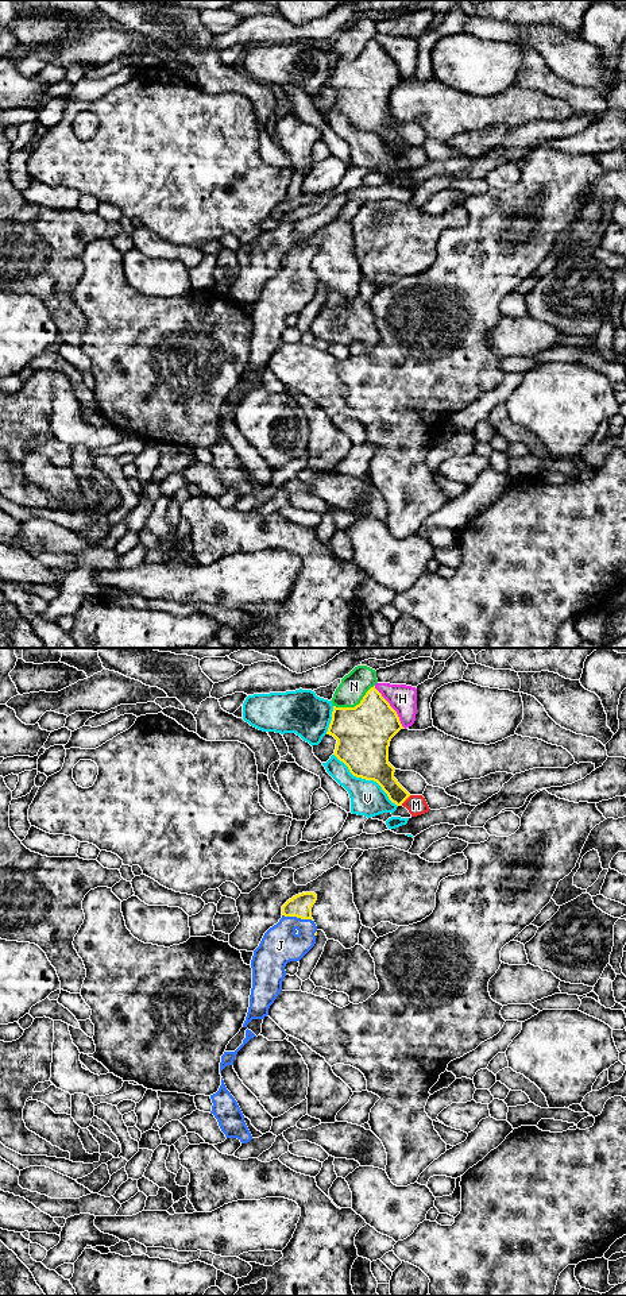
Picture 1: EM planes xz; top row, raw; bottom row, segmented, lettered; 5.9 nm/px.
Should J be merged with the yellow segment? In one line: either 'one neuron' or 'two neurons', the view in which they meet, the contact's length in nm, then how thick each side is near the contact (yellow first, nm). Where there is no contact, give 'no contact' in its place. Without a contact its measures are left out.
one neuron; contact in xz; length 190 nm; calibres 140 and 220 nm

